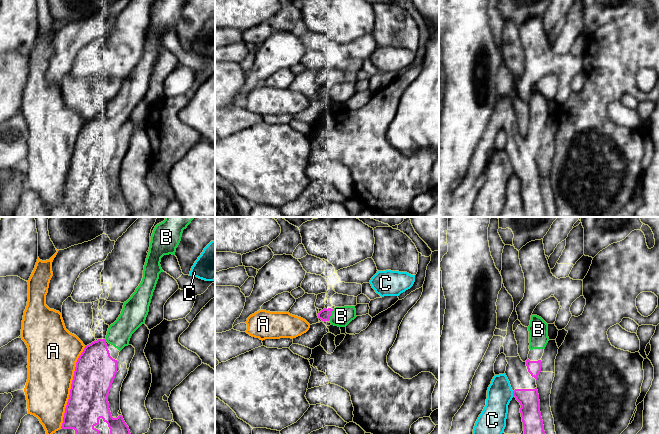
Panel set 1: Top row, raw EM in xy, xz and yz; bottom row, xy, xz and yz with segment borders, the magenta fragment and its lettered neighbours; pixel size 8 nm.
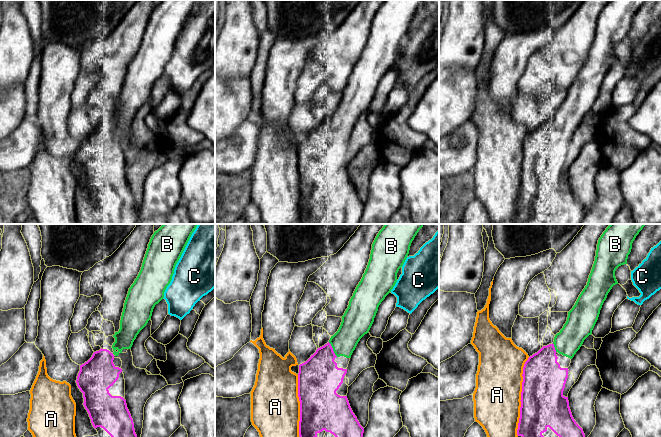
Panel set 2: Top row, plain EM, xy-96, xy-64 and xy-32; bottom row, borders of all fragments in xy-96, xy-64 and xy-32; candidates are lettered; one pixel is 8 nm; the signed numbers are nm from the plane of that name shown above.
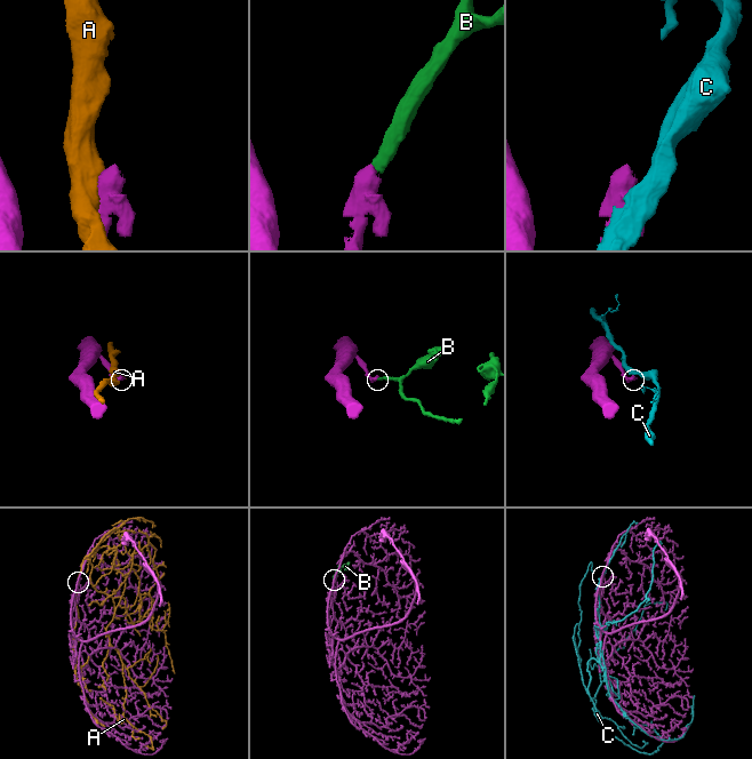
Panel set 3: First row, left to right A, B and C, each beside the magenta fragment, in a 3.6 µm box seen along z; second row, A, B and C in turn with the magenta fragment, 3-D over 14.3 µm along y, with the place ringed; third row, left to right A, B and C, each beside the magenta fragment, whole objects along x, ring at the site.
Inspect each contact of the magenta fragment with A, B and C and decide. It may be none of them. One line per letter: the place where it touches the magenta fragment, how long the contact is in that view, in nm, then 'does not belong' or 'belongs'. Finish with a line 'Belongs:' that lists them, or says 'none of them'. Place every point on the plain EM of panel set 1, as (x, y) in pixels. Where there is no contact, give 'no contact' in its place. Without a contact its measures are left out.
A: meets magenta in xy at (71, 163); contact 700 nm long; does not belong
B: meets magenta in xz at (330, 90); contact 90 nm long; belongs
C: meets magenta in yz at (513, 169); contact 40 nm long; does not belong
Belongs: B

